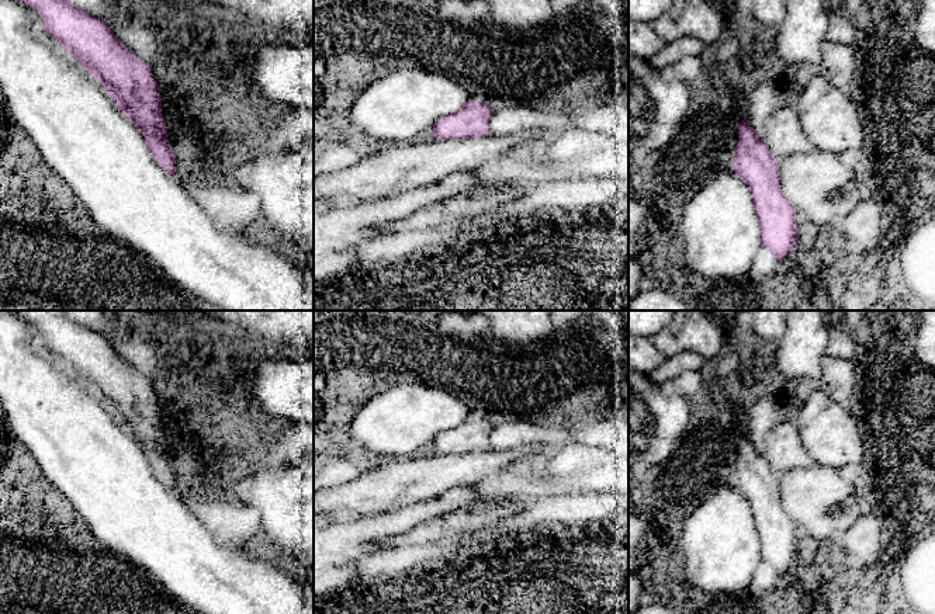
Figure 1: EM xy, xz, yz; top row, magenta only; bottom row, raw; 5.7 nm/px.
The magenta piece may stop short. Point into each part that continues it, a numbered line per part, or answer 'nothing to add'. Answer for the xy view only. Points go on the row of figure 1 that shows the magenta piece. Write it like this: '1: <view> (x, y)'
nothing to add

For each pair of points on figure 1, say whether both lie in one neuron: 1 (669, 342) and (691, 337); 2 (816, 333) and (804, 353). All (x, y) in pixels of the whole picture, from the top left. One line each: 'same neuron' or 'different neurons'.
1: same neuron
2: same neuron

